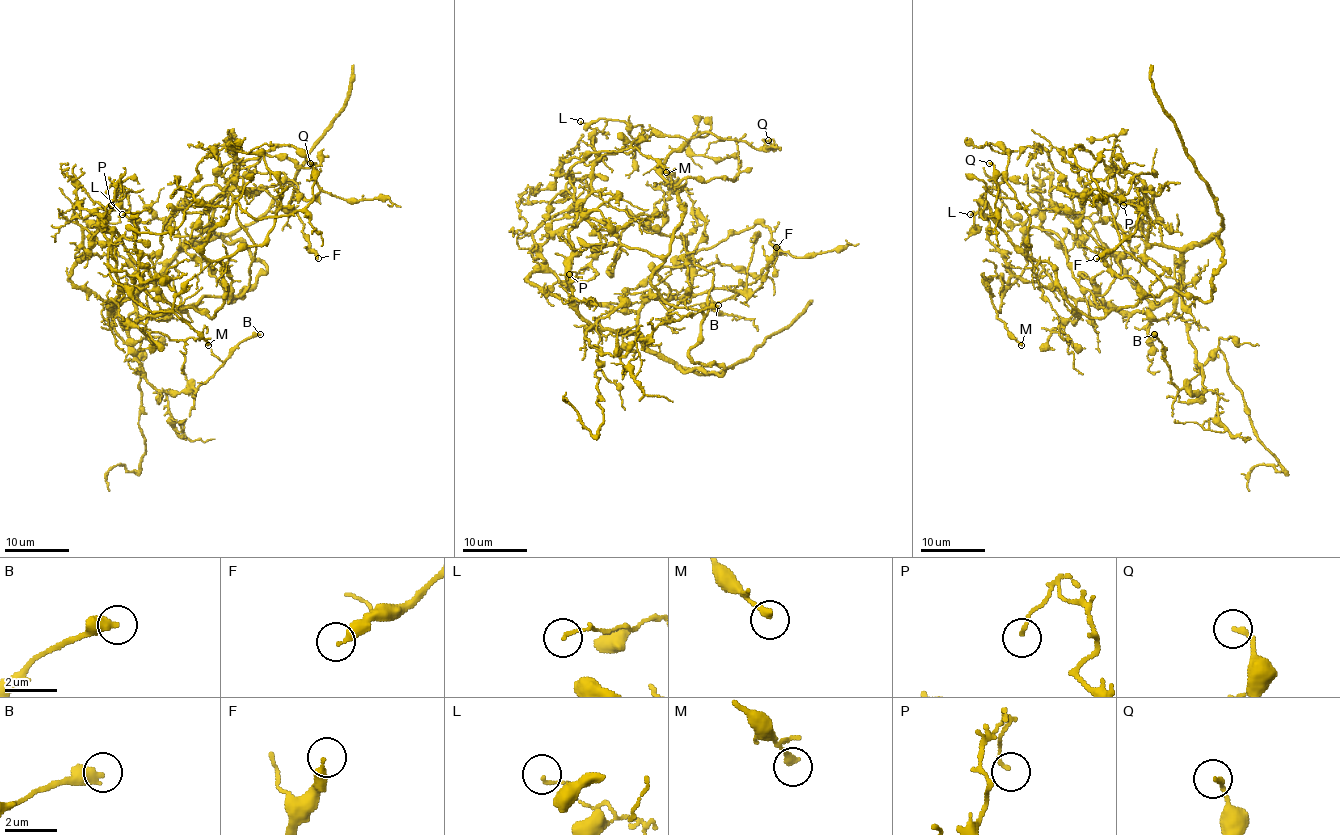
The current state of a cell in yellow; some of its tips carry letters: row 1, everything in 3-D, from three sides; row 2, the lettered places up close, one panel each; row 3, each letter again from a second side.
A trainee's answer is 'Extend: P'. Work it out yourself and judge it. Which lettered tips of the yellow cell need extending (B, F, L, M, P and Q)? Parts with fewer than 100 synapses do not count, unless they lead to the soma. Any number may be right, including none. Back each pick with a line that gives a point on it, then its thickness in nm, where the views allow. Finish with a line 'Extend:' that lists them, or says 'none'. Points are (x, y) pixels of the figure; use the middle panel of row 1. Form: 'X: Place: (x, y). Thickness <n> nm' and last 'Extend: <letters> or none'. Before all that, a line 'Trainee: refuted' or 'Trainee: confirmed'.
Trainee: refuted
Extend: none

